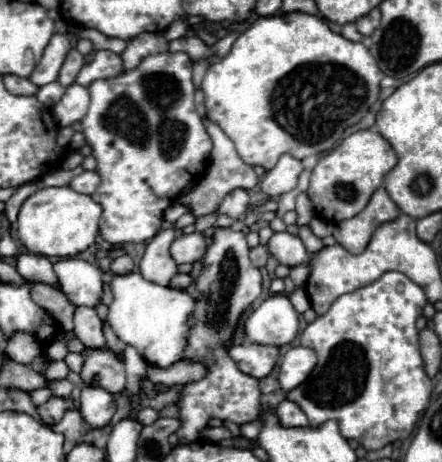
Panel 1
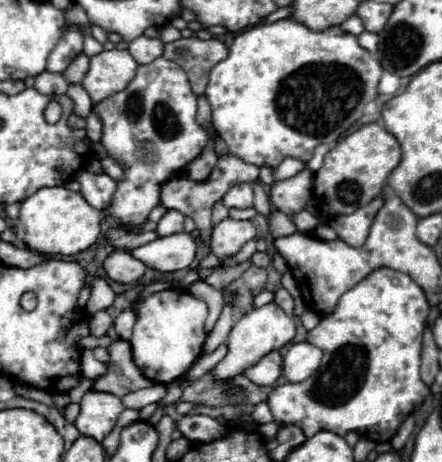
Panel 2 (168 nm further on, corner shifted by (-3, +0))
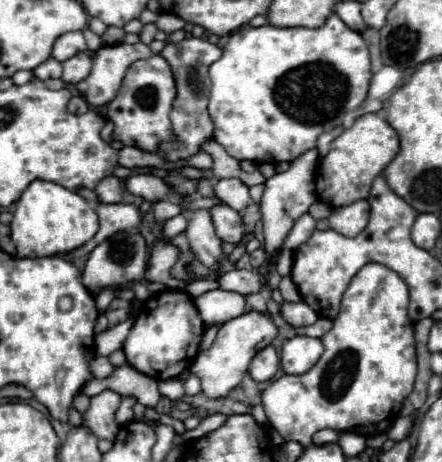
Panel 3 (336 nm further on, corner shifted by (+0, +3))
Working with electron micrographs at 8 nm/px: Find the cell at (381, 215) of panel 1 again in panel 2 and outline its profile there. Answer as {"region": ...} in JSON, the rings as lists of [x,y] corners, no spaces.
{"region":[[[377,197],[369,205],[357,209],[351,215],[339,215],[339,217],[335,217],[331,221],[331,227],[335,229],[337,237],[343,239],[347,245],[361,247],[365,243],[365,239],[367,239],[367,233],[369,233],[369,227],[373,223],[373,217],[381,209],[381,205],[383,205],[383,199]]]}

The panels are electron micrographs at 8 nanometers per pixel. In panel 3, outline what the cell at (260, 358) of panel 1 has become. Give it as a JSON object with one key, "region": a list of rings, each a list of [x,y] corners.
{"region":[[[266,346],[262,352],[258,352],[250,364],[250,376],[256,382],[268,382],[280,366],[280,358],[272,346]]]}

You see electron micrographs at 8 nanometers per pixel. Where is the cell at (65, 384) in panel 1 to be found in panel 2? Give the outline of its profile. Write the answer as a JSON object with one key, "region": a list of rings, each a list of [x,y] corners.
{"region":[[[91,389],[81,399],[81,411],[75,419],[75,427],[81,435],[101,441],[115,427],[123,409],[125,407],[119,397]]]}

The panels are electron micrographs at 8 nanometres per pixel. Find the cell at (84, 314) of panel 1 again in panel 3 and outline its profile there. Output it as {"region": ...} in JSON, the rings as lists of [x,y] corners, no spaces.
{"region":[[[118,366],[114,368],[114,372],[102,380],[88,380],[82,388],[82,394],[86,396],[96,396],[102,390],[114,390],[120,396],[132,396],[136,398],[140,404],[144,406],[156,406],[160,400],[160,392],[158,392],[158,384],[154,378],[144,376],[142,372],[138,372],[136,368],[130,366]]]}

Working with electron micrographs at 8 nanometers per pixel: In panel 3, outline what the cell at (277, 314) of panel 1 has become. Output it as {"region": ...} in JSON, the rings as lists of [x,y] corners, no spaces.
{"region":[[[254,310],[252,312],[244,312],[242,316],[228,320],[218,330],[218,336],[216,336],[214,344],[208,350],[204,350],[202,354],[196,356],[196,360],[190,366],[190,372],[200,378],[202,392],[208,398],[226,396],[232,388],[236,388],[240,384],[240,380],[248,372],[248,366],[250,366],[252,358],[256,356],[256,352],[260,352],[262,348],[270,346],[276,336],[278,336],[278,328],[272,322],[270,314],[254,312]]]}

